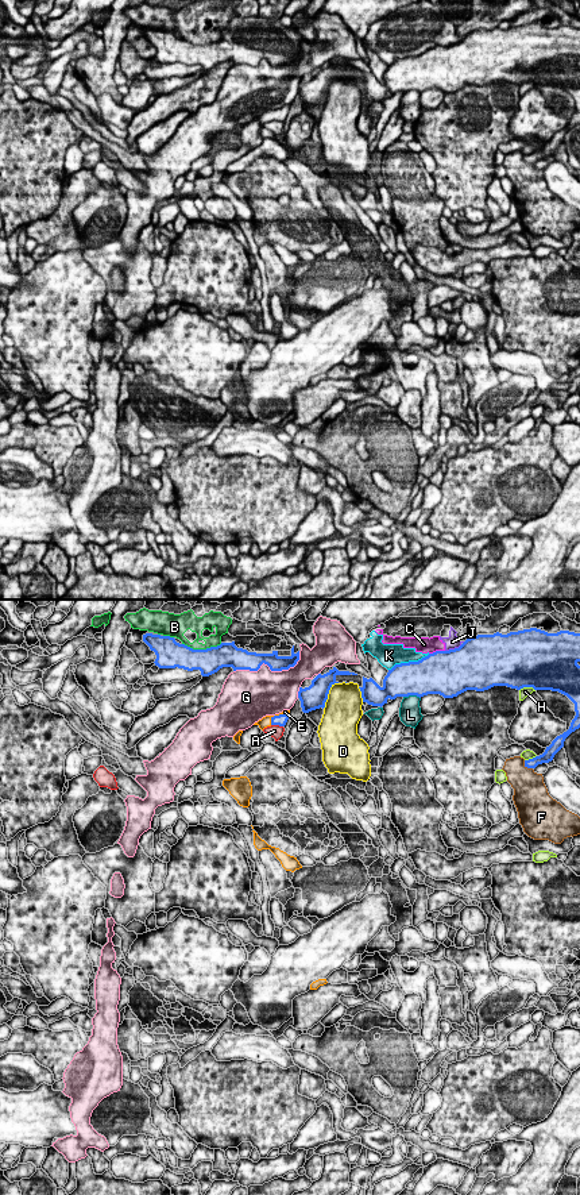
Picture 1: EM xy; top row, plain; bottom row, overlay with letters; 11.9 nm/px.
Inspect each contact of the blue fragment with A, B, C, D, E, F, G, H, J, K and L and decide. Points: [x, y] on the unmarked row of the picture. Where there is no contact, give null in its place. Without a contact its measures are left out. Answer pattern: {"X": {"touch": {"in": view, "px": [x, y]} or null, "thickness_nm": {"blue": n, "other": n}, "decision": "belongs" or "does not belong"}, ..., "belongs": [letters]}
{"A": {"touch": {"in": "xy", "px": [277, 119]}, "thickness_nm": {"blue": 140, "other": 160}, "decision": "does not belong"}, "B": {"touch": {"in": "xy", "px": [201, 45]}, "thickness_nm": {"blue": 300, "other": 160}, "decision": "does not belong"}, "C": {"touch": {"in": "xy", "px": [436, 46]}, "thickness_nm": {"blue": 500, "other": 190}, "decision": "does not belong"}, "D": {"touch": {"in": "xy", "px": [328, 88]}, "thickness_nm": {"blue": 280, "other": 440}, "decision": "does not belong"}, "E": {"touch": {"in": "xy", "px": [277, 111]}, "thickness_nm": {"blue": 140, "other": 60}, "decision": "does not belong"}, "F": {"touch": {"in": "xy", "px": [526, 161]}, "thickness_nm": {"blue": 130, "other": 360}, "decision": "does not belong"}, "G": {"touch": {"in": "xy", "px": [270, 64]}, "thickness_nm": {"blue": 220, "other": 480}, "decision": "does not belong"}, "H": {"touch": {"in": "xy", "px": [526, 81]}, "thickness_nm": {"blue": 500, "other": 120}, "decision": "does not belong"}, "J": {"touch": {"in": "xy", "px": [455, 43]}, "thickness_nm": {"blue": 500, "other": 160}, "decision": "does not belong"}, "K": {"touch": {"in": "xy", "px": [409, 57]}, "thickness_nm": {"blue": 420, "other": 260}, "decision": "does not belong"}, "L": {"touch": {"in": "xy", "px": [412, 89]}, "thickness_nm": {"blue": 420, "other": 260}, "decision": "does not belong"}, "belongs": []}

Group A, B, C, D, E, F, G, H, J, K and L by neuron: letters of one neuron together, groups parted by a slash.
A / B / C J K / D / E / F / G / H / L

